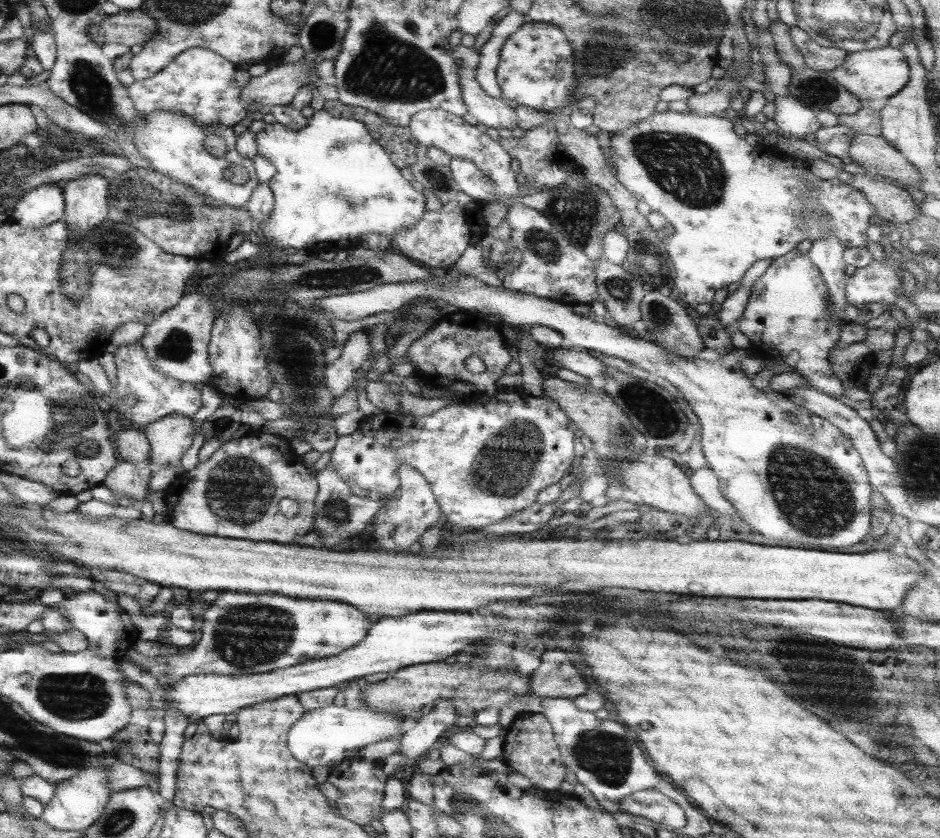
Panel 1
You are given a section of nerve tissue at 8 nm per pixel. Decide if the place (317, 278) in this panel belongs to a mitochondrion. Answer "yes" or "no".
yes

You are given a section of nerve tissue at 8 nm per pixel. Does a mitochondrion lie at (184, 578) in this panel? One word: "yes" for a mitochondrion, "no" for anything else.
no

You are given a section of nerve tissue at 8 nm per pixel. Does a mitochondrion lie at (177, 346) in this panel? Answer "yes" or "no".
yes

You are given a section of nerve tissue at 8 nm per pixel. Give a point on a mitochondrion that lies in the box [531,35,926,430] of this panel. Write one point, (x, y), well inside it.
(695, 176)

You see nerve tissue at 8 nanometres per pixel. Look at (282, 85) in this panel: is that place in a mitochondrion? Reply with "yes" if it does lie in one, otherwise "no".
no

